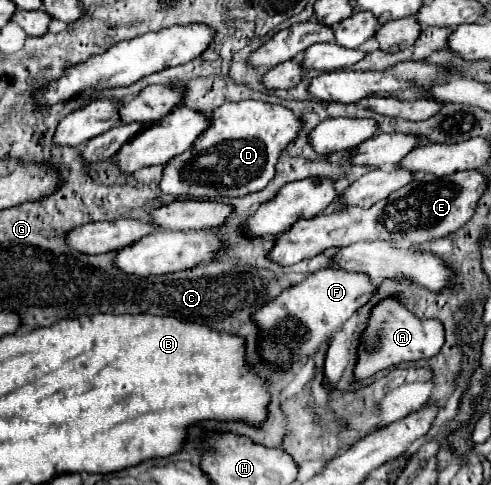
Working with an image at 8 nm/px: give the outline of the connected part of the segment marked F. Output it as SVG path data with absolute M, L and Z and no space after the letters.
M326 268L326 270L320 270L320 272L314 272L310 274L304 282L292 286L290 290L282 292L276 300L268 302L266 306L262 306L256 314L254 314L254 320L256 324L260 326L260 342L264 346L264 352L268 354L268 358L276 360L278 364L284 364L288 362L290 358L294 360L304 360L312 354L316 354L316 350L320 348L322 342L330 340L330 336L362 306L366 306L374 292L378 290L378 286L370 280L368 274L362 274L362 272L348 272L348 270L342 270L342 268Z

